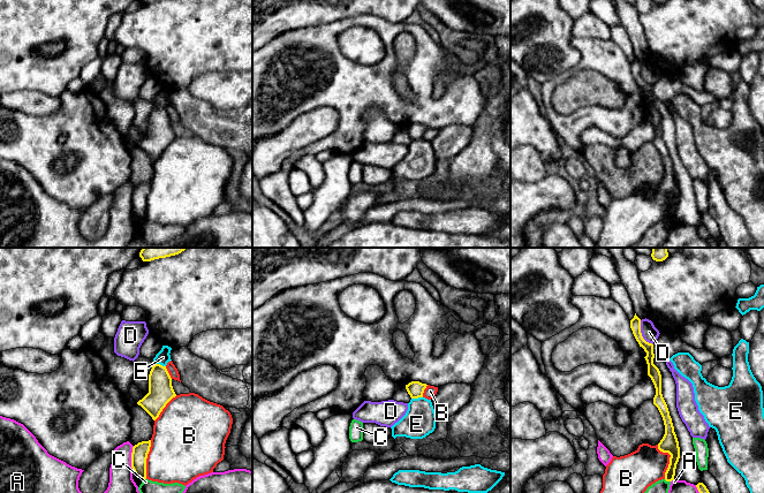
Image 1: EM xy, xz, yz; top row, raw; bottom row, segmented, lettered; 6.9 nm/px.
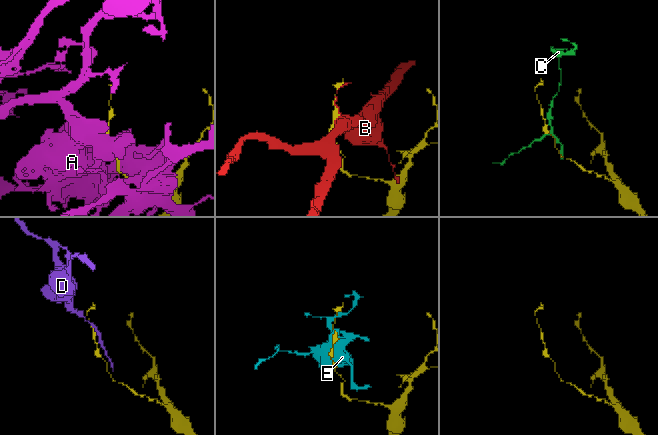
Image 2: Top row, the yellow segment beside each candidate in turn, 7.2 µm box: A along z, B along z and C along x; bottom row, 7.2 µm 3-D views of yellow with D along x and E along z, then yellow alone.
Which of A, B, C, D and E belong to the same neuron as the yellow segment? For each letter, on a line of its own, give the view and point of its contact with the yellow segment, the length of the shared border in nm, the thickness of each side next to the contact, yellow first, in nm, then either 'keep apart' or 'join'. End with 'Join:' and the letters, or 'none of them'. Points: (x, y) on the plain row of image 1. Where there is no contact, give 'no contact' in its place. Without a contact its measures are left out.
A: contact xy (131, 199); length 170 nm; calibres 110 and 220 nm; keep apart
B: contact yz (670, 202); length 240 nm; calibres 120 and 280 nm; keep apart
C: contact yz (667, 222); length 50 nm; calibres 120 and 160 nm; keep apart
D: contact yz (641, 76); length 200 nm; calibres 80 and 110 nm; keep apart
E: contact xy (159, 106); length 90 nm; calibres 180 and 100 nm; keep apart
Join: none of them

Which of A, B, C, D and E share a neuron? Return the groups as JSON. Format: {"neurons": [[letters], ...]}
{"neurons": [["A"], ["B"], ["C"], ["D"], ["E"]]}

